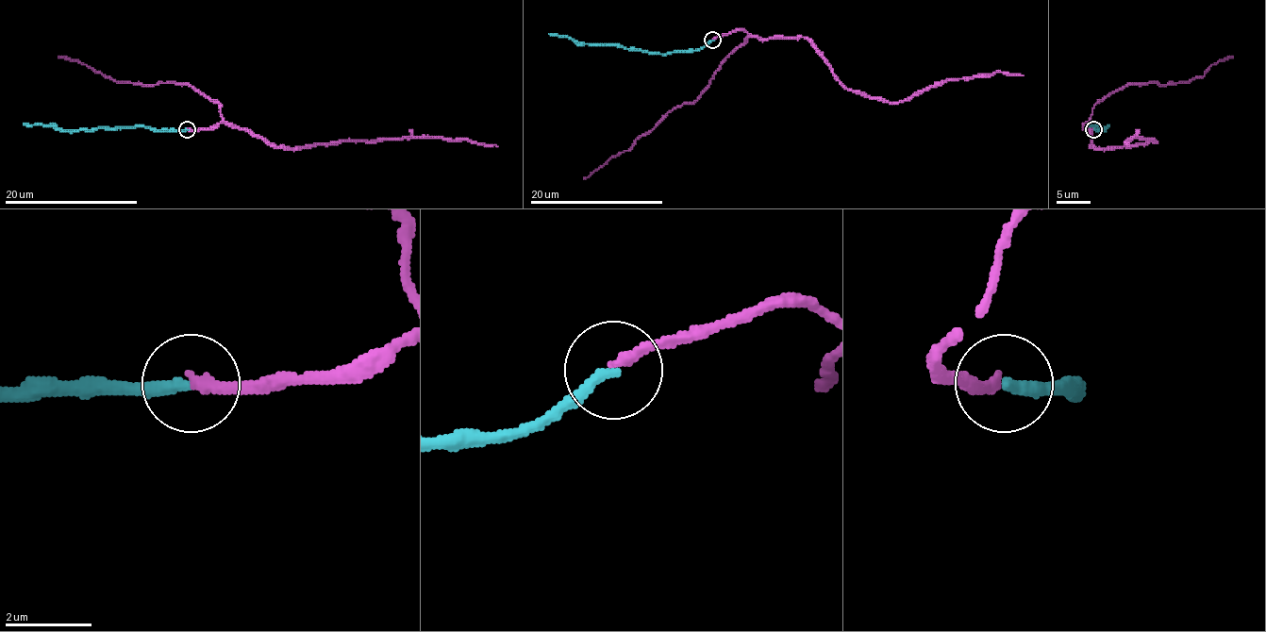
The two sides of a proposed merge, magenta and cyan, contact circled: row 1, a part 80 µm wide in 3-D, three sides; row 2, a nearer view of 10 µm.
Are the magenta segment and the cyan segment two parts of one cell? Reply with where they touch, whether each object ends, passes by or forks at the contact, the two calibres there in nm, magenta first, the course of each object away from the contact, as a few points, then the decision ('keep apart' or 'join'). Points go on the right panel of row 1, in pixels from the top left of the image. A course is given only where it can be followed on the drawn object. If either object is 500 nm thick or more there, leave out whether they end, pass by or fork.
place (1093, 129); magenta ends; cyan ends; calibres 260 and 280 nm; course magenta (1092, 129), (1086, 123), (1092, 128), (1091, 146), (1156, 141), (1132, 138), (1125, 141), (1129, 146); course cyan (1094, 129), (1104, 129), (1107, 126), (1097, 129), (1088, 123); join

